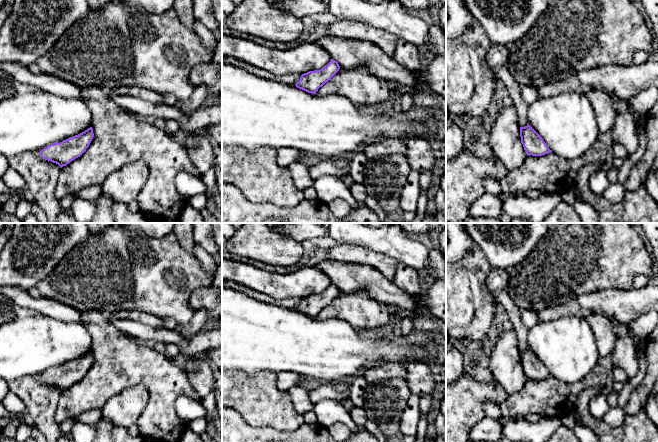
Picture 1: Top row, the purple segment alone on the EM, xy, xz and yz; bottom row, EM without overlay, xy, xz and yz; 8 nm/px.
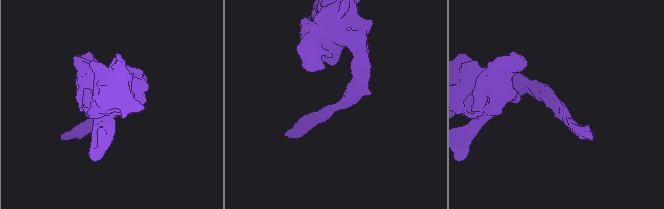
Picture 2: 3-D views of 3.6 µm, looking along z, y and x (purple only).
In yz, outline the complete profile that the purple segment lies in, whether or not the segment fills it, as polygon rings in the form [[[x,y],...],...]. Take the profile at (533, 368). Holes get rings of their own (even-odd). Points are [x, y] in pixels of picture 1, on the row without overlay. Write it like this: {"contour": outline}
{"contour": [[[529,348],[520,351],[520,361],[527,379],[542,380],[551,376],[542,361]]]}

